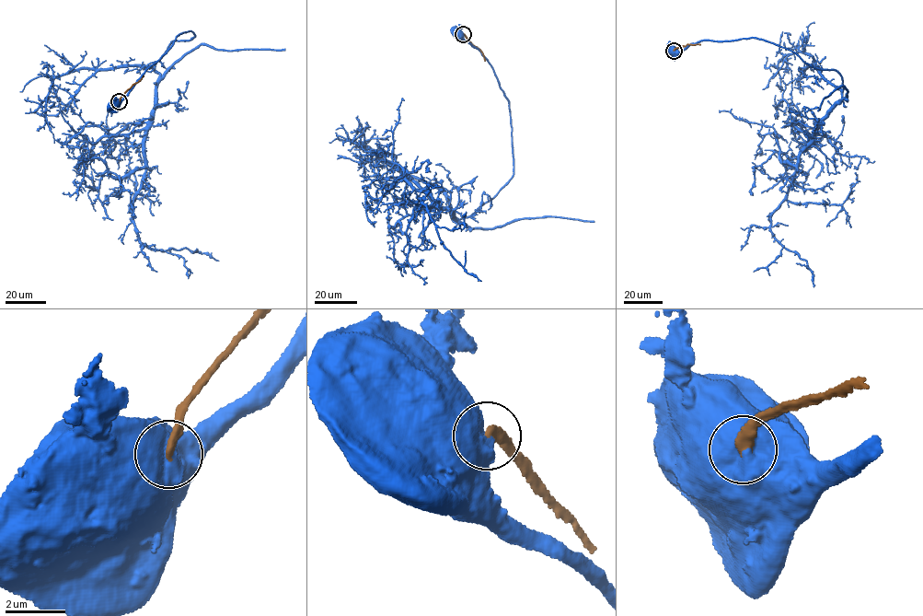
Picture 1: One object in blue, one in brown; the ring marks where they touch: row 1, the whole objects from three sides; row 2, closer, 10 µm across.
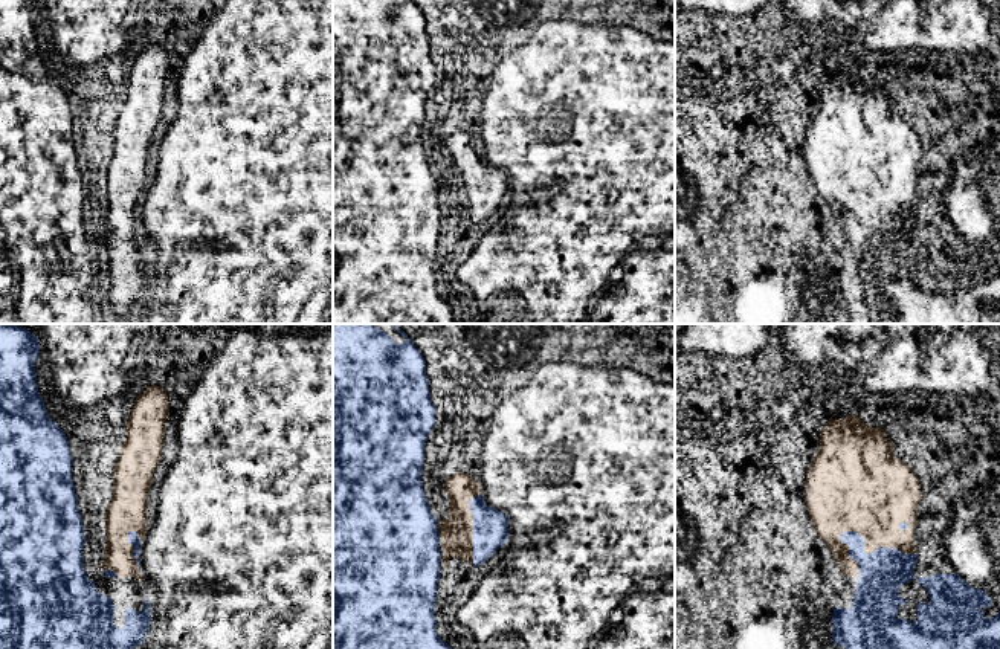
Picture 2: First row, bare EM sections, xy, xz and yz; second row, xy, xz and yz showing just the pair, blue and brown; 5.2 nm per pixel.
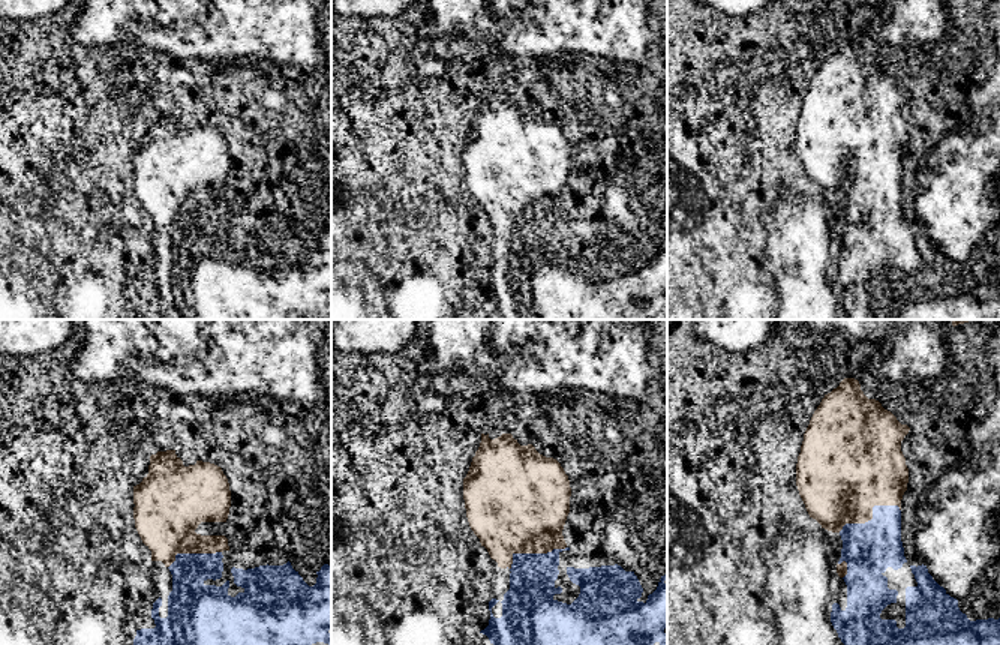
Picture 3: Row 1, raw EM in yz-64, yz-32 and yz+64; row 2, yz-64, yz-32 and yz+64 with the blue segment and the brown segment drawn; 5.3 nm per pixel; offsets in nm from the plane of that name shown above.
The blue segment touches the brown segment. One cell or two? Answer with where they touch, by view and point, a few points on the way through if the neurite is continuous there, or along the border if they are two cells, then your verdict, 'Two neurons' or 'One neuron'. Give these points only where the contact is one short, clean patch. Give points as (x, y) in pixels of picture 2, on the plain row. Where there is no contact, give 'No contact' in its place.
Touches blue at yz (874, 209). Two neurons

